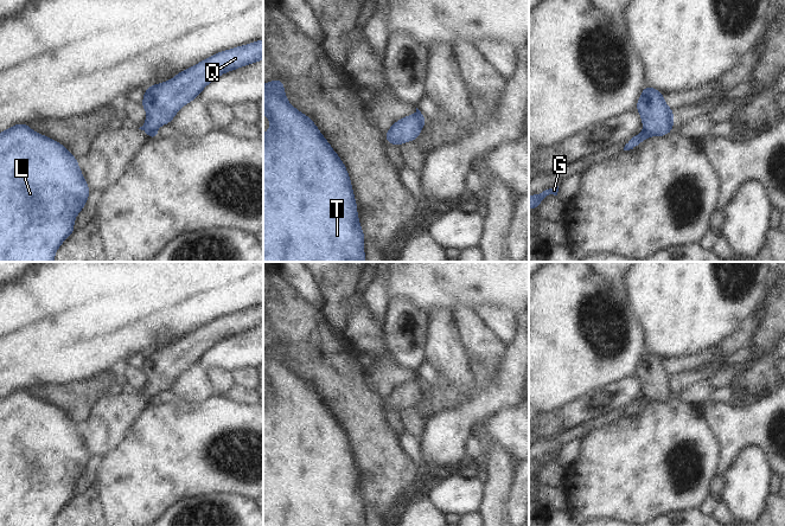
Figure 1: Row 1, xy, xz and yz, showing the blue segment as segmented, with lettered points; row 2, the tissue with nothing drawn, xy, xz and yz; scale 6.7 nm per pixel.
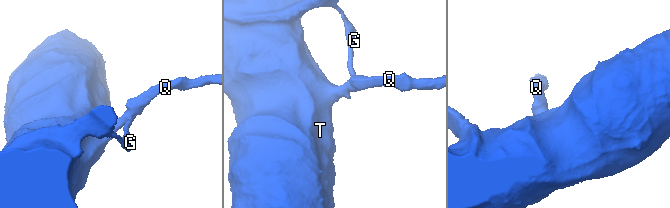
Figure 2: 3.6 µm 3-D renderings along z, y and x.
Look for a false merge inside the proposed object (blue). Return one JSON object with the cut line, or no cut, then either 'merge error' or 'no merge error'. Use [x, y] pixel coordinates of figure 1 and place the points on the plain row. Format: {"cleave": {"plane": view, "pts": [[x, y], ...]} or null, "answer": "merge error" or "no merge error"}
{"cleave": {"plane": "yz", "pts": [[644, 396], [649, 401]]}, "answer": "merge error"}

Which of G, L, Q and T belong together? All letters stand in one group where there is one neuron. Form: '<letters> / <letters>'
G / L Q T

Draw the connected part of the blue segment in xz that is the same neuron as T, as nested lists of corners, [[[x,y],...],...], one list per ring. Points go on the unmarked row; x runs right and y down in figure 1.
[[[273,345],[263,349],[263,379],[270,386],[269,396],[263,399],[263,526],[365,526],[365,502],[357,480],[357,469],[344,428],[321,400],[315,389],[289,370],[283,347]]]

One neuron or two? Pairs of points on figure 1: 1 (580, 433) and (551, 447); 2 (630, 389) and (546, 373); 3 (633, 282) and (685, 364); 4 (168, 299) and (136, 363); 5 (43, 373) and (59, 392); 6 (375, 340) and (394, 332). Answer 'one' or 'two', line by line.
1: one
2: two
3: two
4: two
5: two
6: two

